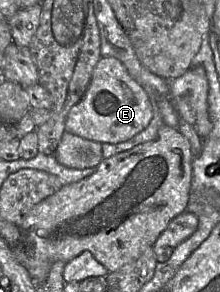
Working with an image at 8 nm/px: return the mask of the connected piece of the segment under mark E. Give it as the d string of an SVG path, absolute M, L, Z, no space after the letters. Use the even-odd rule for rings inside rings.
M102 57L98 63L96 64L93 72L92 72L92 76L91 76L91 80L89 83L89 86L84 94L84 96L81 98L81 100L75 104L69 111L67 119L66 119L66 123L65 123L65 131L78 135L82 138L88 139L88 140L92 140L92 141L97 141L100 143L120 143L126 140L129 140L130 138L132 138L133 136L135 136L137 133L141 132L142 130L144 130L148 124L150 123L151 119L153 116L153 105L152 102L148 96L148 94L146 93L146 91L130 76L130 74L128 73L127 69L125 68L125 66L122 64L121 61L119 61L118 59L116 59L115 57Z

